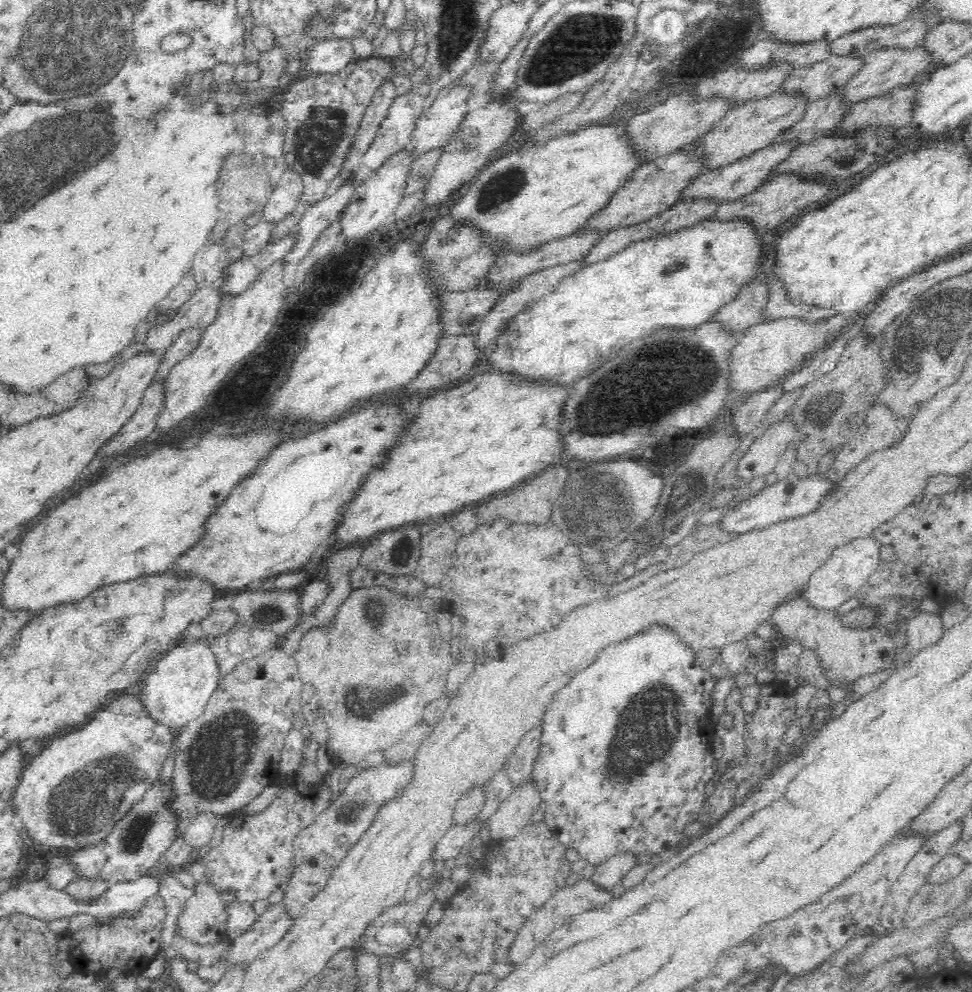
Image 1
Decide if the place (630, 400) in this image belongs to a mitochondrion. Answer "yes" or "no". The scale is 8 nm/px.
yes

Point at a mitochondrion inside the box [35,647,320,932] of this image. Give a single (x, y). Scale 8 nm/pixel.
(89, 794)

